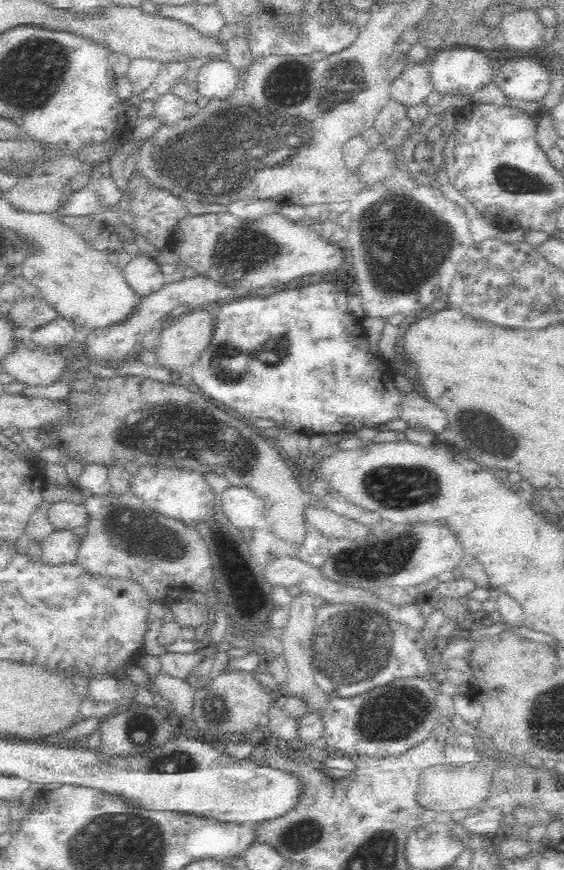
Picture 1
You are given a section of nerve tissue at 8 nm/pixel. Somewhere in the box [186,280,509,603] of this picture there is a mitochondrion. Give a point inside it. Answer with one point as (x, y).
(387, 557)

